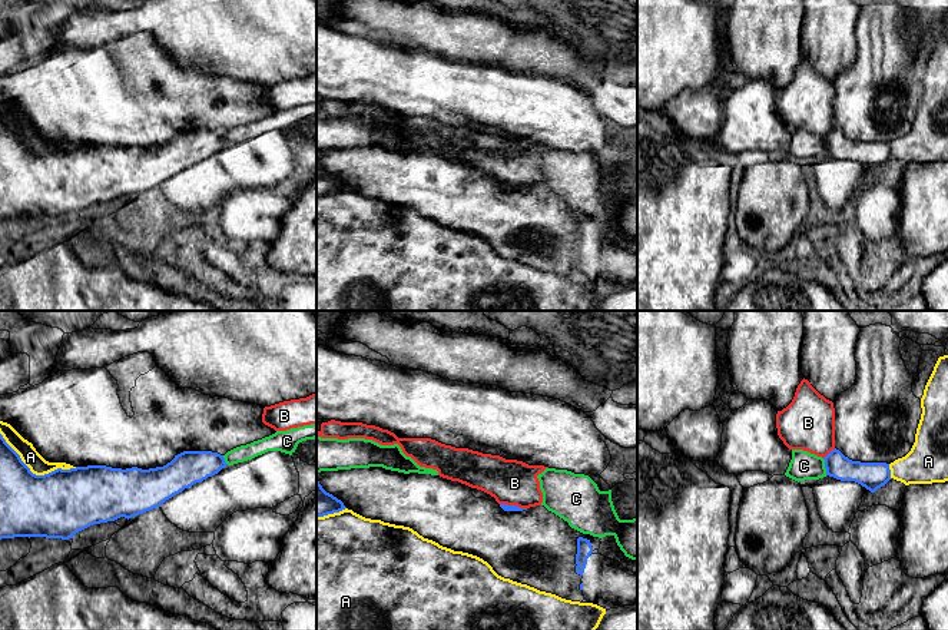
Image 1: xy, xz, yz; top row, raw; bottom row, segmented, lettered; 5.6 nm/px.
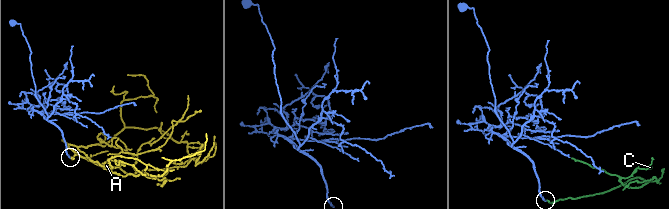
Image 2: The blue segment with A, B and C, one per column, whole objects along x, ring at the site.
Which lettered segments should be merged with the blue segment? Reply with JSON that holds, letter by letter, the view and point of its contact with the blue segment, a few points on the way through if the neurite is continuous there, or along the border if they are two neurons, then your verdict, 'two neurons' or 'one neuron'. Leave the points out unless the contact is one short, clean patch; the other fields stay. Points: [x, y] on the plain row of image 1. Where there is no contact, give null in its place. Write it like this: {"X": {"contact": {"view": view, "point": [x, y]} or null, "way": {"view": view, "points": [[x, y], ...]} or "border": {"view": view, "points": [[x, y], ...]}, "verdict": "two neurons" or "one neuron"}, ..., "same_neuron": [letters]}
{"A": {"contact": {"view": "xy", "point": [35, 153]}, "verdict": "two neurons"}, "B": {"contact": {"view": "xz", "point": [513, 185]}, "border": {"view": "xz", "points": [[500, 182], [526, 188]]}, "verdict": "two neurons"}, "C": {"contact": {"view": "yz", "point": [825, 146]}, "verdict": "two neurons"}, "same_neuron": []}

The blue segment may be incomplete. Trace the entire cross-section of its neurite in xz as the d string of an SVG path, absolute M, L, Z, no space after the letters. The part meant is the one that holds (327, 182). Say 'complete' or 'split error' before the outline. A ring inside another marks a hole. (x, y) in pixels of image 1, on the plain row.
complete; M316 159L316 196L339 192L345 188L344 182L327 172Z

